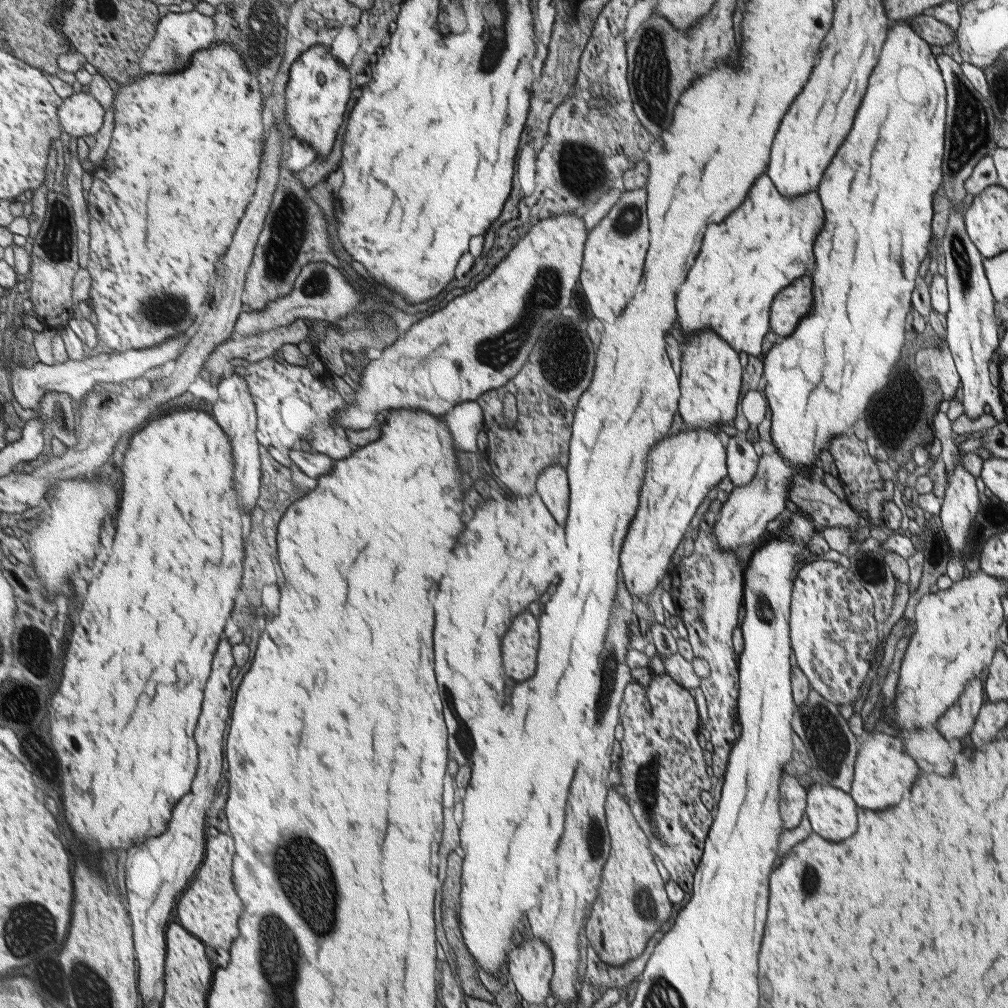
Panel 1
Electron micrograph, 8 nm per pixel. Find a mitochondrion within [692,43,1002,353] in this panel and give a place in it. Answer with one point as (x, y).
(969, 132)

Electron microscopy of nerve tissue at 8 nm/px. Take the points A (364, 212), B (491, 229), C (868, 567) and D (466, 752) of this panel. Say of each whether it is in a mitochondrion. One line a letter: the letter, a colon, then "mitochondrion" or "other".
A: other
B: other
C: mitochondrion
D: mitochondrion

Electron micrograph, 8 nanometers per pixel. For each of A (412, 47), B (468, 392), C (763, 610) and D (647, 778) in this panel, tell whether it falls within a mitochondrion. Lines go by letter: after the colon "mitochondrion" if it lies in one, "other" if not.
A: other
B: other
C: mitochondrion
D: mitochondrion

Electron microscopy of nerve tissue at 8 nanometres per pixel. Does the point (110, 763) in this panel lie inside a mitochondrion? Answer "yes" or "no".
no

